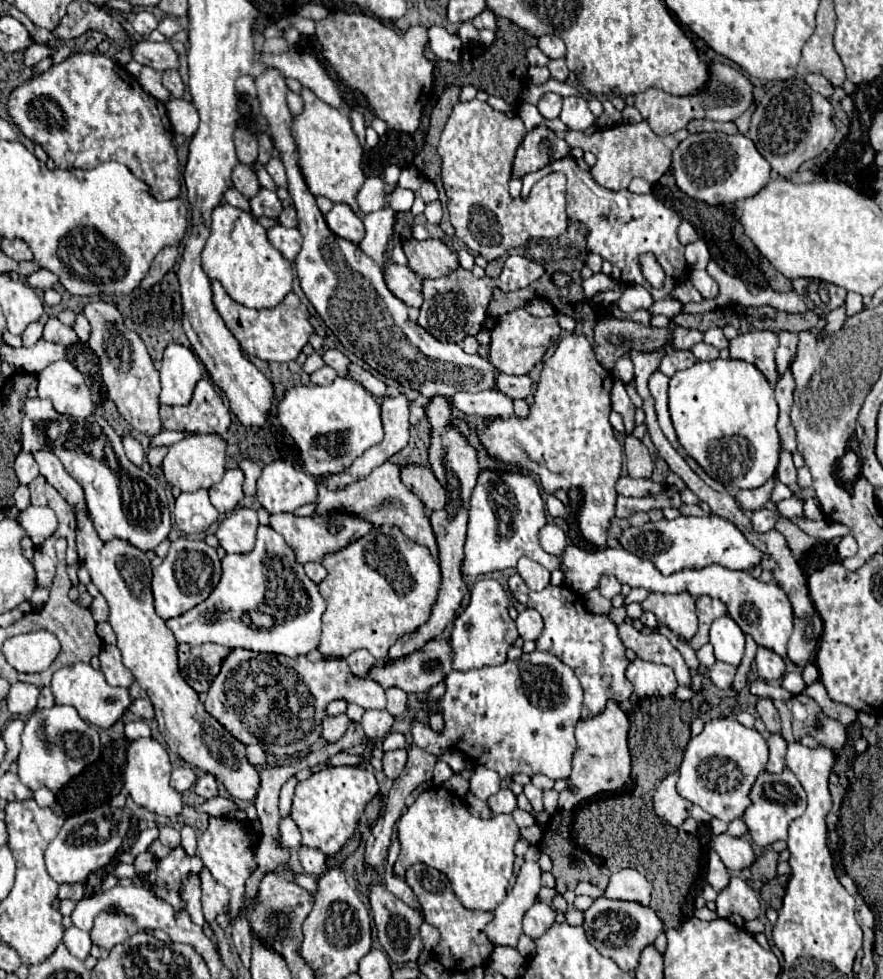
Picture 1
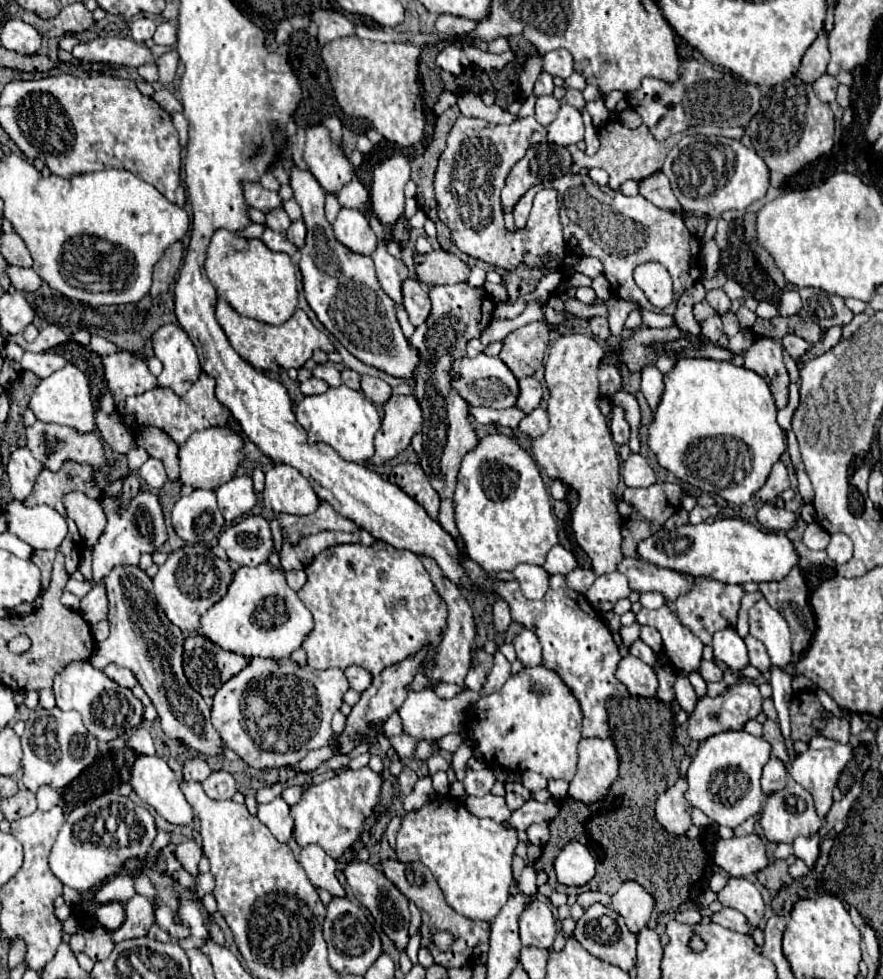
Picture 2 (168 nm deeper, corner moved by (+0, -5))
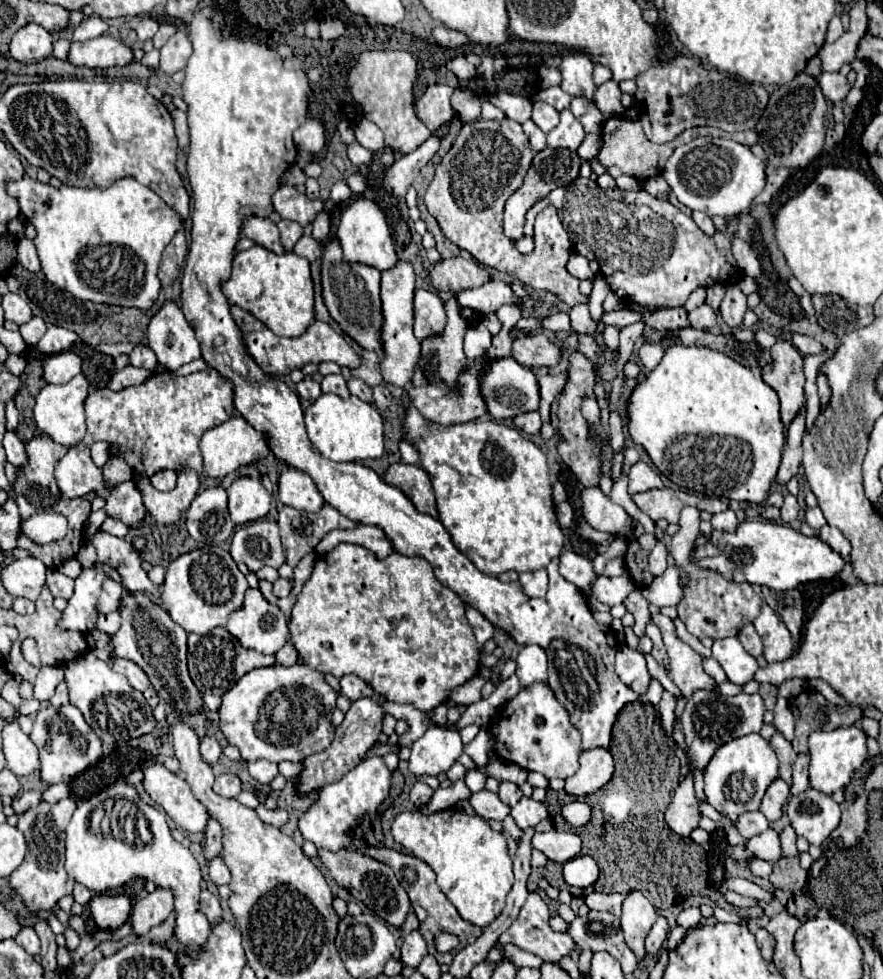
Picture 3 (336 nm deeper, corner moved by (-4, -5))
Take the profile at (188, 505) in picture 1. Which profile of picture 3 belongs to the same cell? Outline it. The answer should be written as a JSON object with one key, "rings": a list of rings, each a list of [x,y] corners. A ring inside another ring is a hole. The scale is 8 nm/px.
{"rings":[[[221,486],[201,490],[187,510],[185,524],[193,540],[223,544],[235,528],[227,510],[227,490]]]}

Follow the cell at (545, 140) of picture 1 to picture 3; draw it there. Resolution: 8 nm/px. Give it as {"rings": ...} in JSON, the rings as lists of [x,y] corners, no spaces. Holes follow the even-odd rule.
{"rings":[[[545,148],[545,150],[537,152],[535,158],[533,158],[533,164],[531,164],[527,176],[525,176],[523,186],[515,194],[511,194],[511,198],[505,204],[505,236],[509,240],[513,240],[513,242],[521,240],[523,238],[523,226],[525,226],[525,214],[527,214],[527,210],[533,204],[537,204],[541,198],[545,198],[551,190],[571,184],[579,176],[579,166],[581,166],[581,160],[571,150]]]}

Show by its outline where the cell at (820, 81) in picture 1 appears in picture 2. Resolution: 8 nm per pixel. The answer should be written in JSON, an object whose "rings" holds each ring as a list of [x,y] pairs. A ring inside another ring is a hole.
{"rings":[[[823,74],[819,80],[813,82],[813,90],[821,102],[833,102],[837,86],[839,86],[839,82],[829,74]]]}

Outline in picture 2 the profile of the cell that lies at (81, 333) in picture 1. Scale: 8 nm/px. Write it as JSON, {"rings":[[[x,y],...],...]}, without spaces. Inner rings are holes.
{"rings":[[[93,334],[91,336],[91,342],[89,342],[89,348],[93,350],[93,352],[97,352],[97,354],[111,354],[111,352],[117,352],[117,350],[121,350],[121,348],[117,348],[115,344],[111,344],[109,340],[105,340],[105,338],[101,338],[101,336],[97,336],[97,334]]]}

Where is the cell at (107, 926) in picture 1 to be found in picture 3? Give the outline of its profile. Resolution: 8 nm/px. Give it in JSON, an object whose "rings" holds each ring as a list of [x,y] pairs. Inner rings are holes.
{"rings":[[[157,888],[147,898],[137,900],[131,912],[133,934],[143,936],[153,926],[159,926],[173,912],[173,904],[175,904],[175,894],[169,888]]]}

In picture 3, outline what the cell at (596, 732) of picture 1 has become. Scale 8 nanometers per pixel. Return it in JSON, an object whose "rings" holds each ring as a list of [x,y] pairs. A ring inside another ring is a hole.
{"rings":[[[605,748],[587,750],[579,756],[579,770],[565,778],[565,792],[571,796],[587,796],[603,788],[613,776],[613,756]]]}

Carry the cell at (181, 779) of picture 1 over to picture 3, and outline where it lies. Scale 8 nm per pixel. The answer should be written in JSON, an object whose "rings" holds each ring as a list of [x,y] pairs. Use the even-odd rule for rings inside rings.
{"rings":[[[205,734],[205,736],[203,736],[203,740],[201,740],[201,756],[203,756],[209,764],[215,764],[215,762],[219,760],[219,756],[221,756],[221,746],[219,746],[219,742],[217,742],[215,736],[211,736],[211,734]]]}

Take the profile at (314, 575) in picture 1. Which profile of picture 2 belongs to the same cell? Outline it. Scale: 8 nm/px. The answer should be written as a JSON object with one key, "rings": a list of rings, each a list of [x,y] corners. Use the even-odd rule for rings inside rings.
{"rings":[[[291,570],[291,572],[285,572],[287,578],[289,578],[289,586],[293,586],[295,590],[301,590],[307,582],[307,574],[305,570]]]}

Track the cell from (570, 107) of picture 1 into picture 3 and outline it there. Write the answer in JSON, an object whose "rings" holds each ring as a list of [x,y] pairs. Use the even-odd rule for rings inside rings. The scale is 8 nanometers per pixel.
{"rings":[[[561,112],[561,122],[553,132],[547,134],[547,144],[551,148],[567,148],[567,150],[577,150],[585,138],[581,122],[569,112]]]}

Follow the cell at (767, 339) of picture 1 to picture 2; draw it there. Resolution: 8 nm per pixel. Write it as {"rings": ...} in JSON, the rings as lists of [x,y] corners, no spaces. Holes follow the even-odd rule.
{"rings":[[[757,338],[745,352],[745,368],[757,372],[771,388],[777,408],[787,406],[789,374],[783,362],[783,350],[771,338]]]}

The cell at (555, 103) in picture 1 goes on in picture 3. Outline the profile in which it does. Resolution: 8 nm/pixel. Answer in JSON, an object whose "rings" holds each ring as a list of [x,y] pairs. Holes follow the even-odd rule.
{"rings":[[[535,100],[533,102],[533,116],[531,116],[531,120],[547,134],[547,132],[551,132],[557,126],[559,112],[553,106],[549,106],[547,102]]]}

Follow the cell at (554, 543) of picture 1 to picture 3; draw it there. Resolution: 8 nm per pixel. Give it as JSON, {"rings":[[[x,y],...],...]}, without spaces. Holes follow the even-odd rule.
{"rings":[[[563,552],[559,556],[559,560],[561,560],[561,564],[559,564],[561,576],[567,582],[575,584],[581,594],[589,596],[591,588],[593,588],[593,582],[597,580],[597,574],[593,570],[593,562],[587,560],[585,556],[577,554],[577,552]]]}

